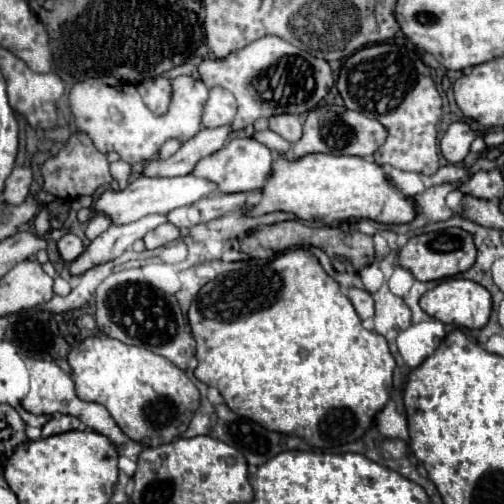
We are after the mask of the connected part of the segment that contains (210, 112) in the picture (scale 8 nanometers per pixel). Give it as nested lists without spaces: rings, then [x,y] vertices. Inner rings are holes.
[[[219,86],[211,88],[209,100],[203,110],[203,126],[205,128],[219,128],[219,126],[231,124],[235,118],[235,110],[237,110],[235,96],[229,90],[219,88]]]

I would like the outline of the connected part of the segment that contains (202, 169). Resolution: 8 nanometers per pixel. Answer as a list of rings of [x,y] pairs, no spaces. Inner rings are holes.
[[[233,138],[219,152],[199,160],[199,164],[193,168],[191,174],[203,176],[205,180],[215,180],[215,184],[219,184],[219,192],[223,192],[223,194],[249,192],[249,190],[260,189],[265,184],[265,180],[271,174],[271,162],[273,162],[273,154],[267,146],[263,146],[251,138]]]

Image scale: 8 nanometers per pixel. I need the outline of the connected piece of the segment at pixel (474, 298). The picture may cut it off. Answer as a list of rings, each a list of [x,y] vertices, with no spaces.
[[[449,278],[449,280],[439,282],[435,288],[427,290],[421,296],[421,308],[435,320],[441,320],[443,324],[455,324],[455,326],[463,326],[469,330],[477,330],[477,328],[483,328],[489,320],[491,294],[481,284],[475,284],[473,280]]]

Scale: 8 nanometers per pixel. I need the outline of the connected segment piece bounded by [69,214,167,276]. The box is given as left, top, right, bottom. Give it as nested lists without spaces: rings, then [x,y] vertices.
[[[151,214],[131,224],[109,226],[103,234],[99,234],[83,248],[83,252],[75,258],[75,262],[71,262],[69,266],[71,276],[81,276],[83,272],[99,264],[107,264],[119,258],[135,240],[143,238],[149,230],[155,230],[163,222],[167,222],[163,214]]]

